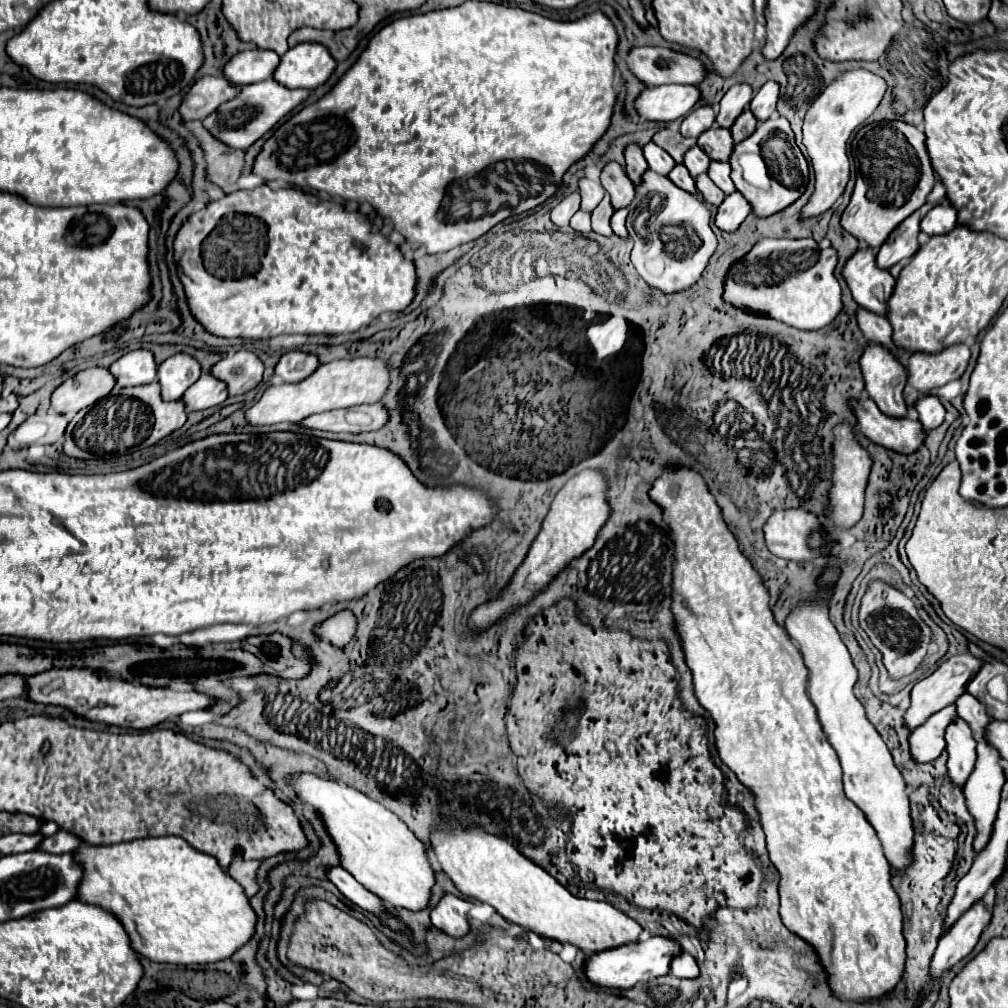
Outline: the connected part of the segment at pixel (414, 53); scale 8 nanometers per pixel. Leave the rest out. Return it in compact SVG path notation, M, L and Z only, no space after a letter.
M465 1L463 5L453 9L429 11L425 15L409 15L409 17L395 19L369 39L363 53L333 85L329 93L325 93L313 105L303 107L299 113L295 113L293 117L289 117L285 123L281 123L277 129L271 131L269 139L263 143L259 155L255 157L251 171L263 177L265 181L281 179L301 189L309 187L313 191L327 191L331 195L339 195L343 201L369 203L381 219L391 221L393 229L405 237L405 241L413 251L423 247L429 255L445 253L461 243L485 235L493 225L515 215L515 207L503 207L503 211L495 211L495 215L487 215L487 219L463 219L463 223L443 223L443 215L439 215L439 207L443 207L443 195L447 195L447 187L451 187L455 179L463 179L463 175L475 175L475 171L483 171L483 167L491 167L491 163L499 163L499 159L531 159L531 163L539 163L539 167L547 167L547 171L551 171L551 183L559 187L565 171L593 149L595 141L607 131L615 105L615 91L611 83L615 71L615 63L613 63L615 47L617 47L615 27L601 11L595 11L573 23L561 23L507 5L493 5L487 1Z

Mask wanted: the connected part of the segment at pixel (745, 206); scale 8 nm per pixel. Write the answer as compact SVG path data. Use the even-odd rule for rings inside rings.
M735 191L729 197L725 197L725 201L719 205L715 223L723 231L735 231L745 221L749 211L751 205L747 203L747 199L739 191Z

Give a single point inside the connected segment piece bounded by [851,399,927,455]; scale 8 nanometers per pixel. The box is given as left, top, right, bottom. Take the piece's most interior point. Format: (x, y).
(905, 435)

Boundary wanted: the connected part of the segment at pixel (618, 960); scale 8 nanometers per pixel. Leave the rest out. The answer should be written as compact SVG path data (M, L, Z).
M649 937L647 941L621 945L609 951L593 953L585 963L585 975L591 983L599 987L615 987L615 989L631 989L637 983L647 983L655 977L669 975L671 959L681 953L681 945L669 937Z

